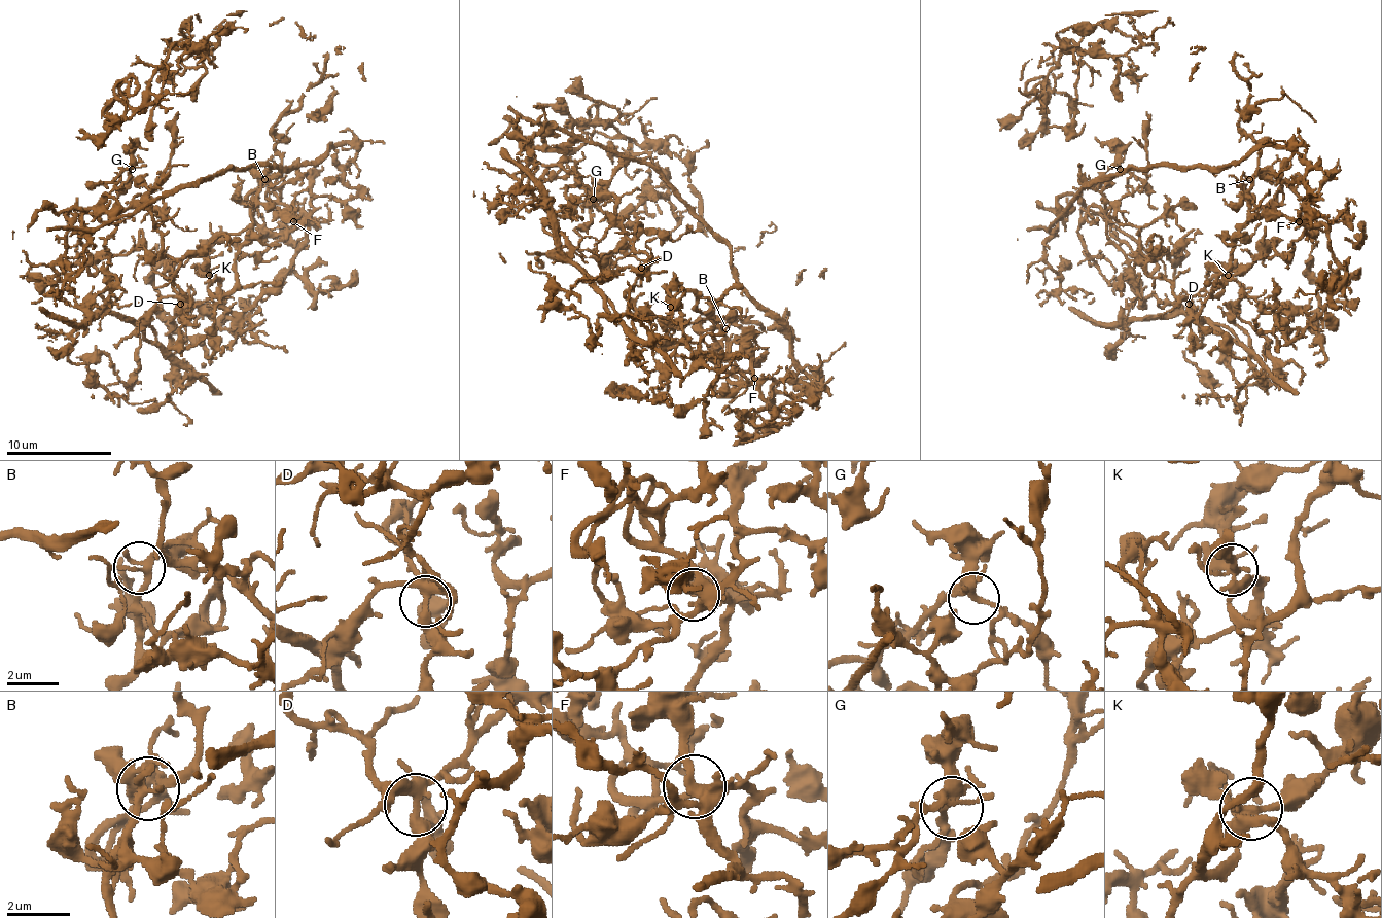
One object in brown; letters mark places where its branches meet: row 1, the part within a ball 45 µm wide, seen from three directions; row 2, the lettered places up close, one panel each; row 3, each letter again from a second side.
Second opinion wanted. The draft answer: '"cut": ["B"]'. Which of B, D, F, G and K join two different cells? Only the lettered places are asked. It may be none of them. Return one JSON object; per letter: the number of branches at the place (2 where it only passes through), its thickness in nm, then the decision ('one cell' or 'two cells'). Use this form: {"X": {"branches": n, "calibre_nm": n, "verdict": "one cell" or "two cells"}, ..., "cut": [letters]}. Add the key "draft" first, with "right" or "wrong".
{"draft": "wrong", "B": {"branches": 3, "calibre_nm": 190, "verdict": "one cell"}, "D": {"branches": 5, "calibre_nm": 320, "verdict": "one cell"}, "F": {"branches": 6, "calibre_nm": 400, "verdict": "one cell"}, "G": {"branches": 6, "calibre_nm": 300, "verdict": "one cell"}, "K": {"branches": 5, "calibre_nm": 240, "verdict": "one cell"}, "cut": []}

